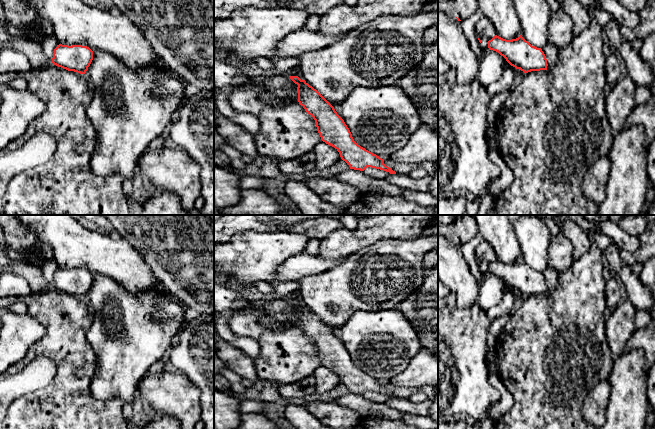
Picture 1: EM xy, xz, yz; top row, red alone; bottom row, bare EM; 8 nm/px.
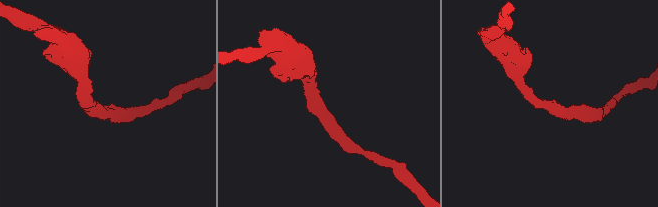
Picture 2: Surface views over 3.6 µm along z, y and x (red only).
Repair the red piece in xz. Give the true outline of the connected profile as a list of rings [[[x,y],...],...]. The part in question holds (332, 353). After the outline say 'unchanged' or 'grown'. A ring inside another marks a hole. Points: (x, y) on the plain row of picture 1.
[[[298,300],[289,301],[298,309],[298,326],[315,344],[321,364],[334,371],[339,376],[341,383],[349,389],[350,393],[364,395],[367,391],[371,391],[389,396],[390,398],[396,398],[395,395],[383,387],[382,382],[361,371],[354,365],[344,344],[337,338],[334,331],[316,313],[310,310],[305,304],[301,304]]]; unchanged

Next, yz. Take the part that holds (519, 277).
[[[495,259],[487,268],[489,274],[498,276],[511,290],[525,298],[531,295],[547,294],[547,283],[542,273],[532,270],[521,259],[512,264]]]; unchanged

